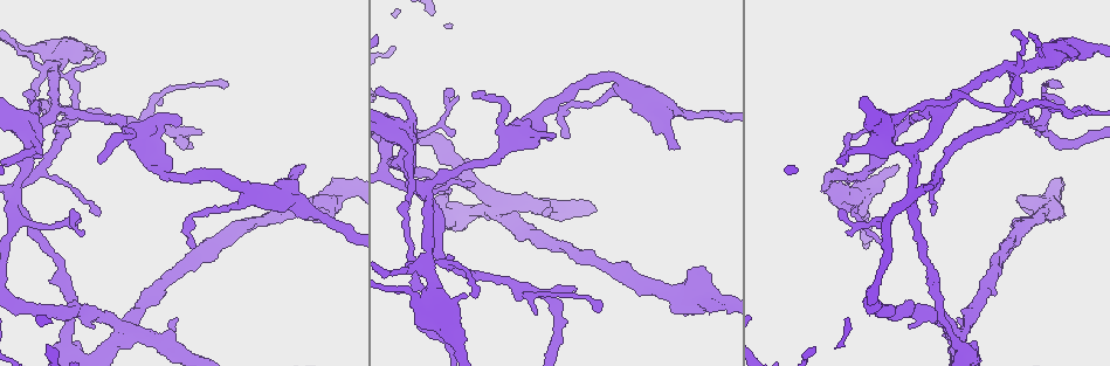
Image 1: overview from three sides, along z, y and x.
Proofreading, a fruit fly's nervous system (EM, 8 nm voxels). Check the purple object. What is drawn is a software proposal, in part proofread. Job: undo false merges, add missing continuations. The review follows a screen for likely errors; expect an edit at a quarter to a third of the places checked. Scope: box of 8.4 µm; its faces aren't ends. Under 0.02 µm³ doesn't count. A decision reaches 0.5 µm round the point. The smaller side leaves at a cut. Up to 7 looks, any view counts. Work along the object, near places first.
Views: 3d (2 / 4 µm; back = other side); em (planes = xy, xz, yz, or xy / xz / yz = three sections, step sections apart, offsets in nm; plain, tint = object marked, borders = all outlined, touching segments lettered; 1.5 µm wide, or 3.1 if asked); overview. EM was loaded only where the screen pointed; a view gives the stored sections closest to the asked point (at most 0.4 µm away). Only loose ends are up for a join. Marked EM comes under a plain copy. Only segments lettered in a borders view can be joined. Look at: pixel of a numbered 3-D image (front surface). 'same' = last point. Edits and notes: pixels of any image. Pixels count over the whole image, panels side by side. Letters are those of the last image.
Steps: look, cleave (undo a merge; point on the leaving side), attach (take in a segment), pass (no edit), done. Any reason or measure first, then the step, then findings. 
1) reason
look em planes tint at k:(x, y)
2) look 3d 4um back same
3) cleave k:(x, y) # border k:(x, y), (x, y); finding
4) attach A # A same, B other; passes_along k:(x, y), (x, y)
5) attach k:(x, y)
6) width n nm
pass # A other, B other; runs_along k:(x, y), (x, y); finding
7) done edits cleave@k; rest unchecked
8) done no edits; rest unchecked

look em yz step 8 tint at 1:(1035, 101)

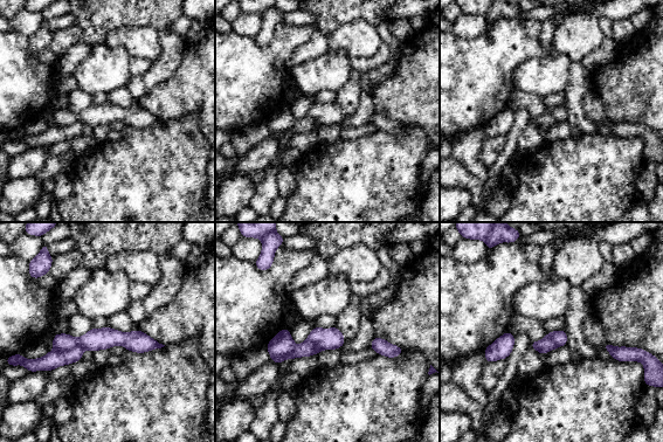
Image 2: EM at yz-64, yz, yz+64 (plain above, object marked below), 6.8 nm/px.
look em planes tint same

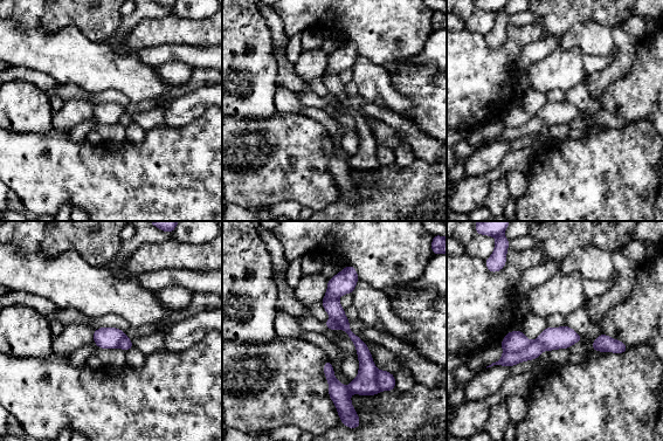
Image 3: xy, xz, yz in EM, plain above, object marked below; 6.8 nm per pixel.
see the neighbours
look em planes borders same

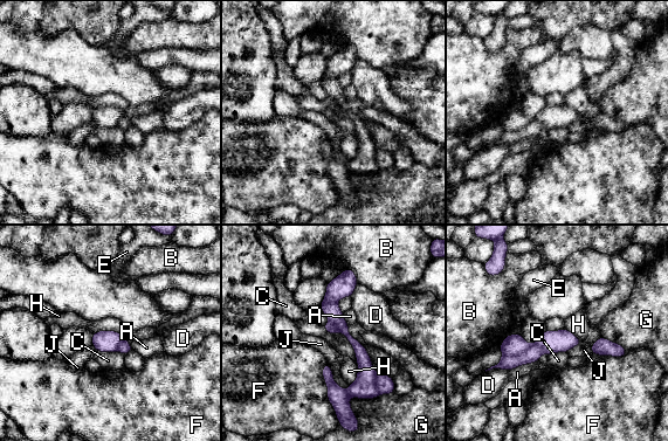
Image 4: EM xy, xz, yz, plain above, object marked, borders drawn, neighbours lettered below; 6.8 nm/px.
cleave 4:(514, 344) # A other, B other, C other, D other, E other, F other, G other, H other, J other; border 4:(530, 345), (517, 355), (503, 356); a second neuron is stuck on

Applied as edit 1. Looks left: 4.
see it whole again
look overview

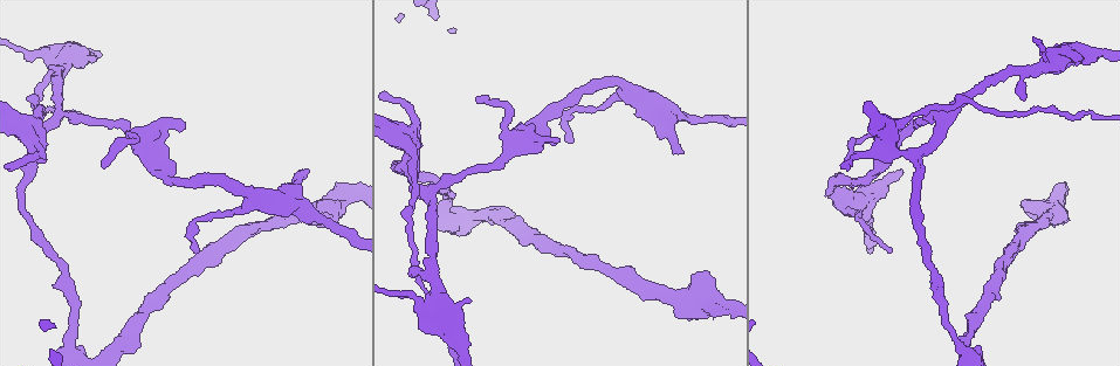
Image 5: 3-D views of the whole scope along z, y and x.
branch stops here
look 3d 2um at 5:(902, 170)

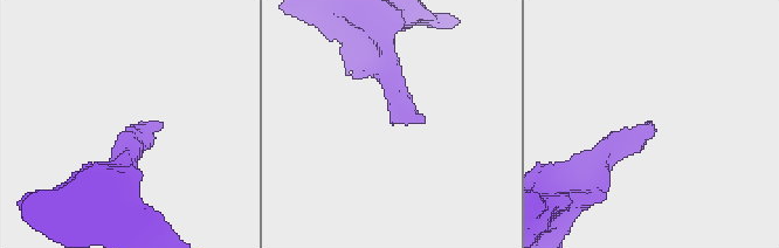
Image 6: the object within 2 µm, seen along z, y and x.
look em planes borders at 6:(418, 118)

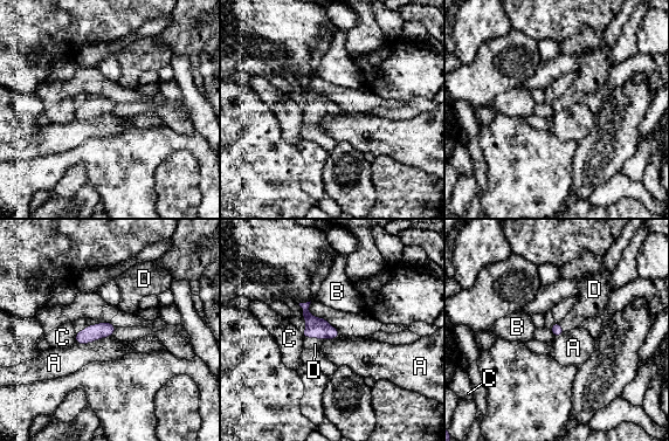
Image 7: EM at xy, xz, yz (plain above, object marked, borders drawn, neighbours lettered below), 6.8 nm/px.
longest_contact A 260 nm
attach 7:(310, 343) # A other, B other, C other, D same; it goes on there

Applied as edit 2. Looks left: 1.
done edits cleave@4, attach@7; rest unchecked

